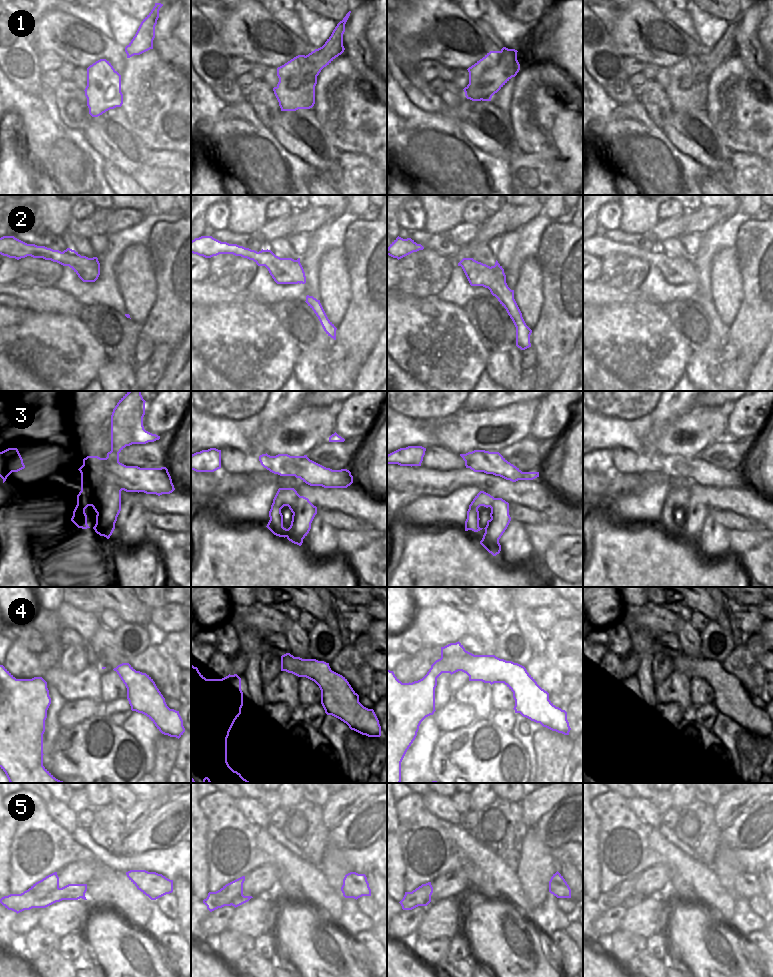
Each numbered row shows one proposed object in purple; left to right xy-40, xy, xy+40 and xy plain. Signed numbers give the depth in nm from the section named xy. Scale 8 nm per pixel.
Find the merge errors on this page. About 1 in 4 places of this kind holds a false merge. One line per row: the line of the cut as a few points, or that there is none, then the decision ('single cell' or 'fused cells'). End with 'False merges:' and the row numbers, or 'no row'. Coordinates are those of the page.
1: cut xy+40 (501, 51), (501, 60), (495, 66), (479, 78), (469, 79); fused cells
2: cut none; single cell
3: cut xy (308, 468), (295, 464), (274, 464), (269, 470); fused cells
4: cut none; single cell
5: cut xy-40 (58, 887), (51, 891), (21, 893); fused cells
False merges: 1, 3, 5

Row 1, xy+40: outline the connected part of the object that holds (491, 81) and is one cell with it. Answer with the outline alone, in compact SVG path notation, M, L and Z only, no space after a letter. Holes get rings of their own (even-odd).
M503 47L501 62L486 71L480 79L469 79L469 84L463 89L467 99L481 101L497 93L520 70L517 60L517 50Z

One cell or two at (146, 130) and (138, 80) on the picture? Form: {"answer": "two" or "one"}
{"answer": "one"}

